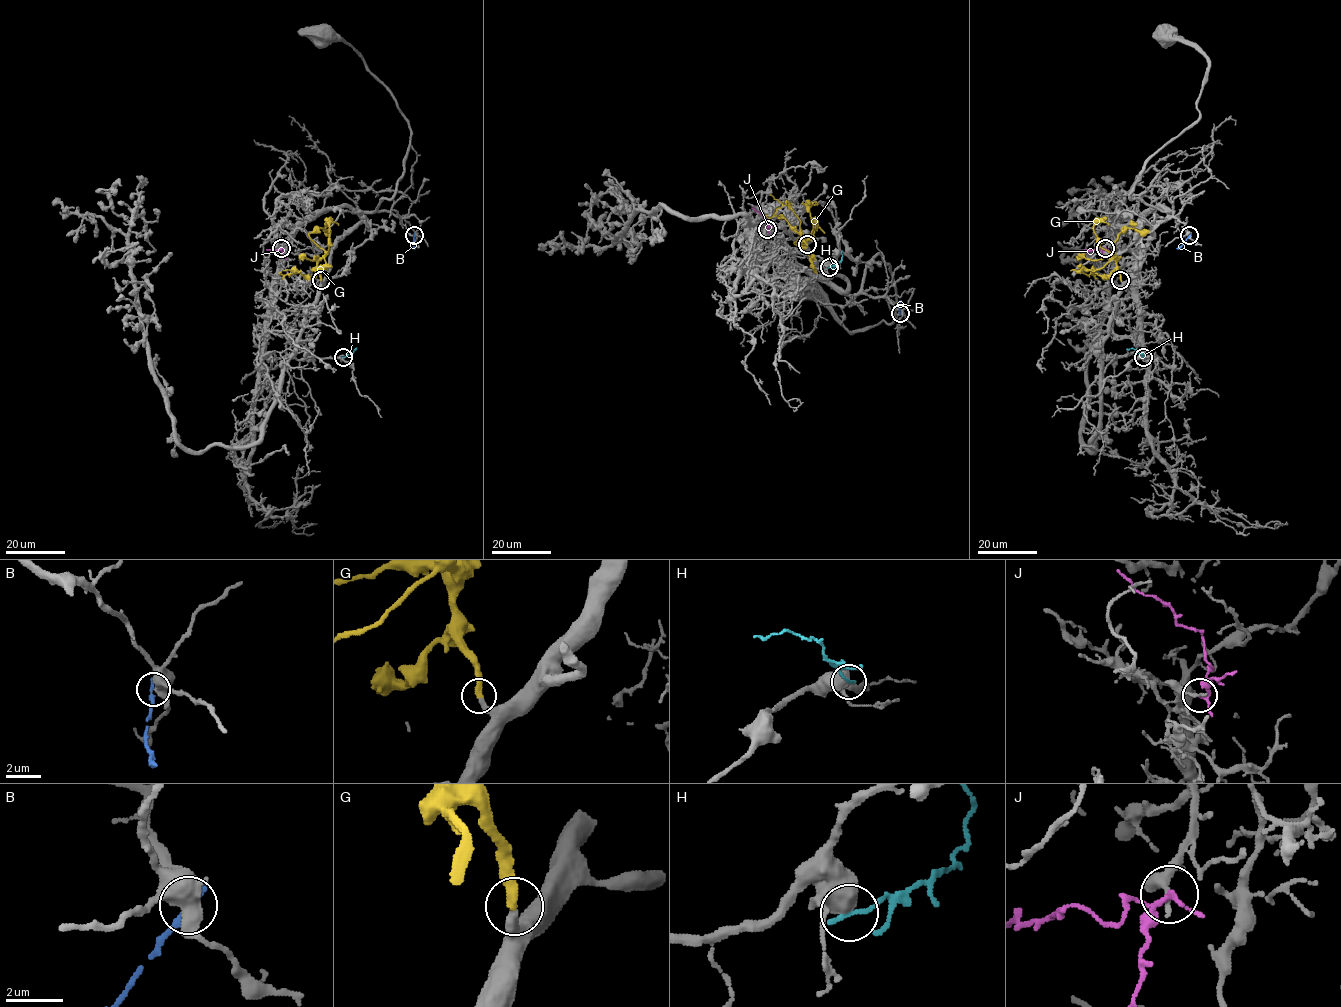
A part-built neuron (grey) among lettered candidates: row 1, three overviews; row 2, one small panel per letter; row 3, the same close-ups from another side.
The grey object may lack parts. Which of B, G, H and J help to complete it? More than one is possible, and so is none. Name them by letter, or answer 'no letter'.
G, J

